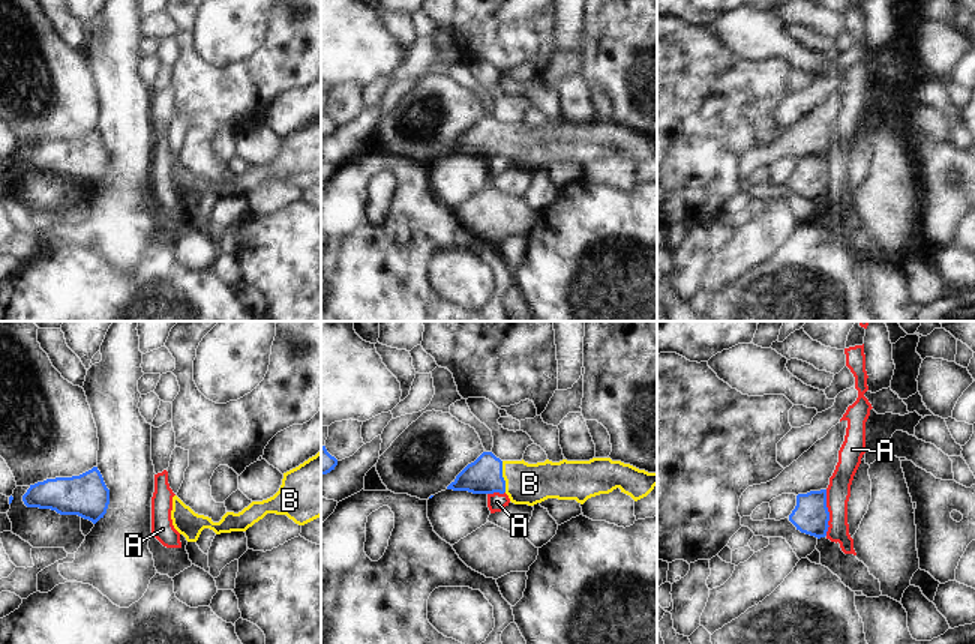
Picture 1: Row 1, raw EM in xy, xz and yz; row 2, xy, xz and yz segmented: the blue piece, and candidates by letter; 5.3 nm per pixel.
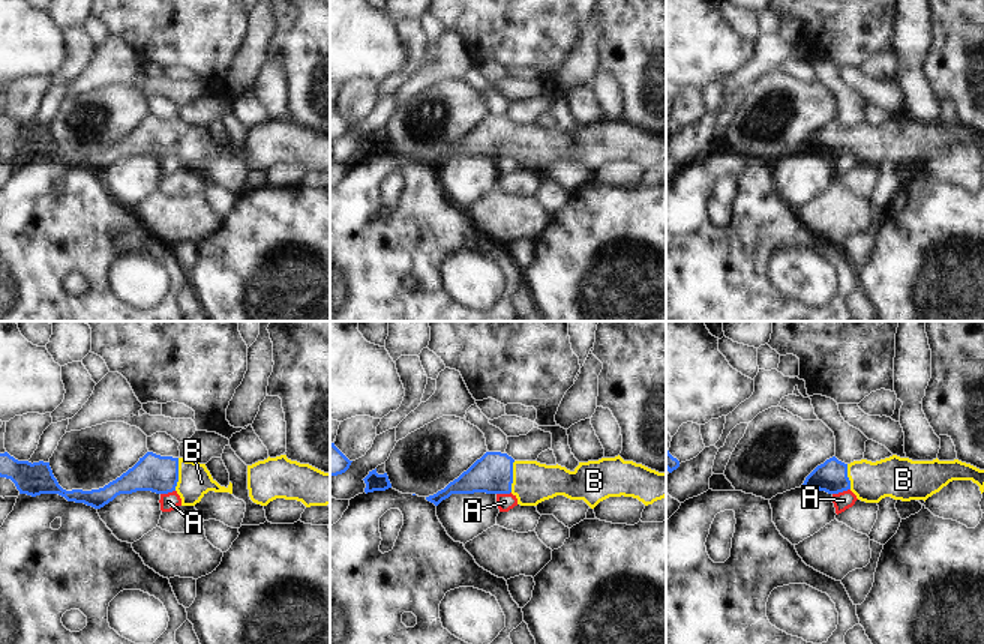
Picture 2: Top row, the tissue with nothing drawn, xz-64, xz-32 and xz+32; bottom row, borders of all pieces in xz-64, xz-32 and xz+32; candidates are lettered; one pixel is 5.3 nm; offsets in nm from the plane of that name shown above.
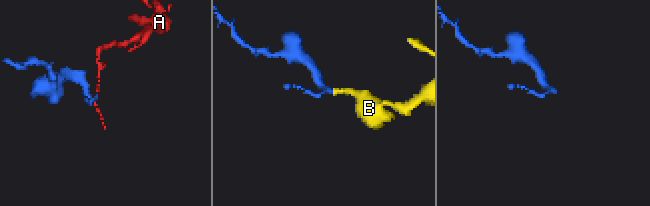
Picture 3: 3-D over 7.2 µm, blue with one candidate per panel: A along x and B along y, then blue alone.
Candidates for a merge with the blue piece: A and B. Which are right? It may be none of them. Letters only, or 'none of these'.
B

